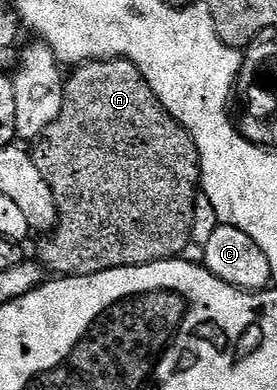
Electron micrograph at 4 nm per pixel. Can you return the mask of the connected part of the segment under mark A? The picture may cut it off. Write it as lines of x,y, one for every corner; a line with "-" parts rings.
91,60
87,64
76,65
70,72
73,73
68,73
65,82
63,110
59,110
59,118
55,118
55,122
51,122
47,130
43,130
43,134
31,148
35,166
39,166
39,174
47,178
47,186
51,186
57,207
57,227
48,238
42,239
45,241
41,244
40,263
50,273
63,277
90,276
112,268
134,268
140,264
178,259
191,238
196,198
201,186
201,159
191,134
163,107
155,90
151,90
147,78
143,78
143,74
129,60

